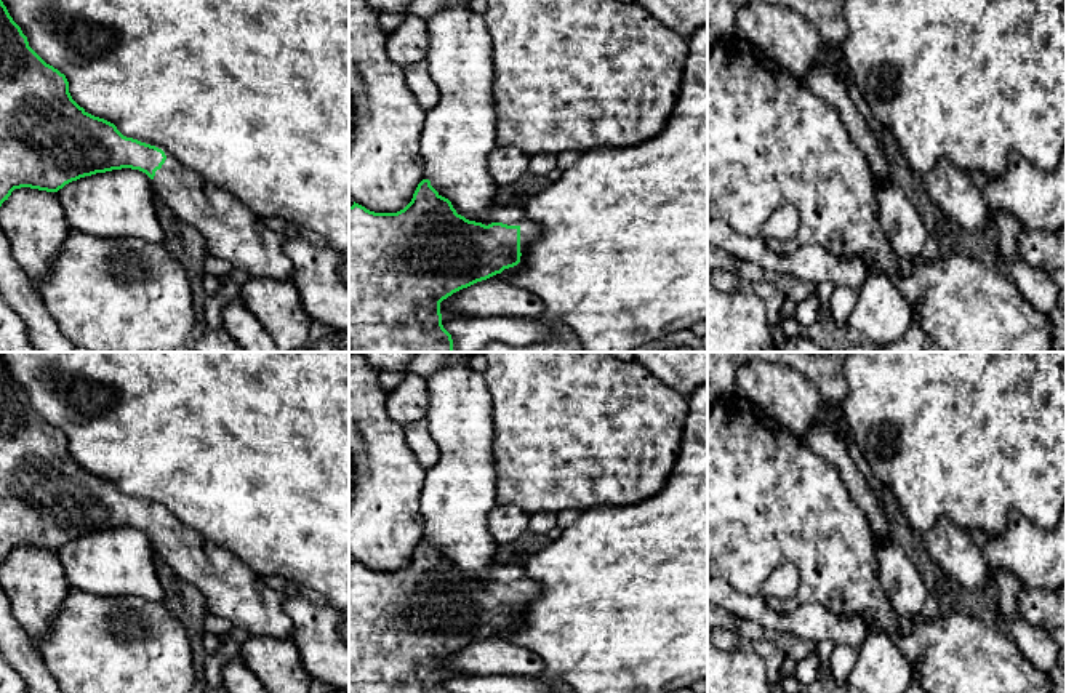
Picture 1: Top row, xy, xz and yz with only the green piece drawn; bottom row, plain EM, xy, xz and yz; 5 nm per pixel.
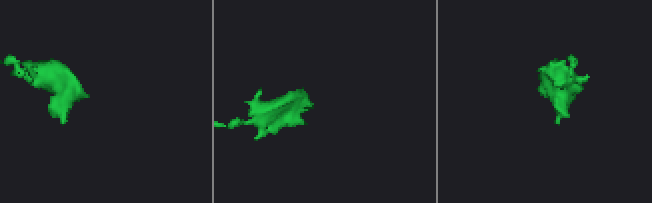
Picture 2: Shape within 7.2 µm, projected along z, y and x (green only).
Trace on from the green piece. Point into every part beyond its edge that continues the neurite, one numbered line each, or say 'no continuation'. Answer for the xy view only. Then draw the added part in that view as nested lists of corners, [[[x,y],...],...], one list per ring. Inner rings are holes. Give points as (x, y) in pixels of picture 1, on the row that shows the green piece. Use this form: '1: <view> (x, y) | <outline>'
1: xy (229, 231) | [[[170,157],[152,182],[157,198],[202,237],[208,256],[245,269],[251,277],[291,280],[291,261],[283,251],[287,234],[264,227],[234,195]]]

